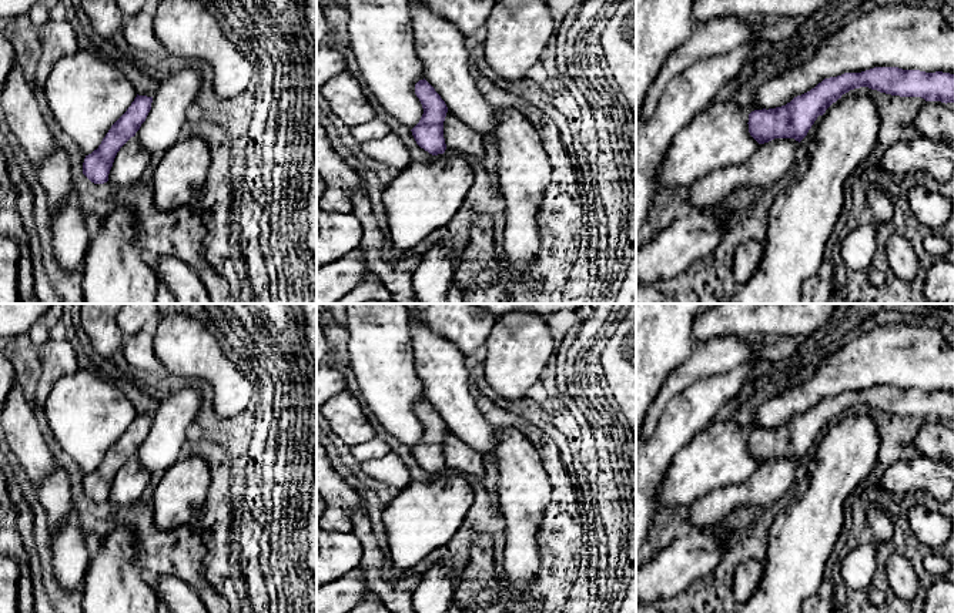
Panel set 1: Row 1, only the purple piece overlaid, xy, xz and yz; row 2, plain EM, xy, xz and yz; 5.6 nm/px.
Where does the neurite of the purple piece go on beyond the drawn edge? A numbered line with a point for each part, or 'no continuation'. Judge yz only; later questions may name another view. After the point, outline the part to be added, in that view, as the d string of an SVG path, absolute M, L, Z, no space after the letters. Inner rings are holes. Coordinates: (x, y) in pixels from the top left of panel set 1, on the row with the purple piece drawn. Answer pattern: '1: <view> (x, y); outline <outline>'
1: yz (770, 163); outline M774 138L746 161L707 174L686 190L687 210L717 210L742 187L771 187L789 172L797 148L794 138Z

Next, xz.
1: xz (458, 136); outline M449 111L443 121L443 138L448 148L458 150L466 157L473 157L476 161L485 157L482 137Z

